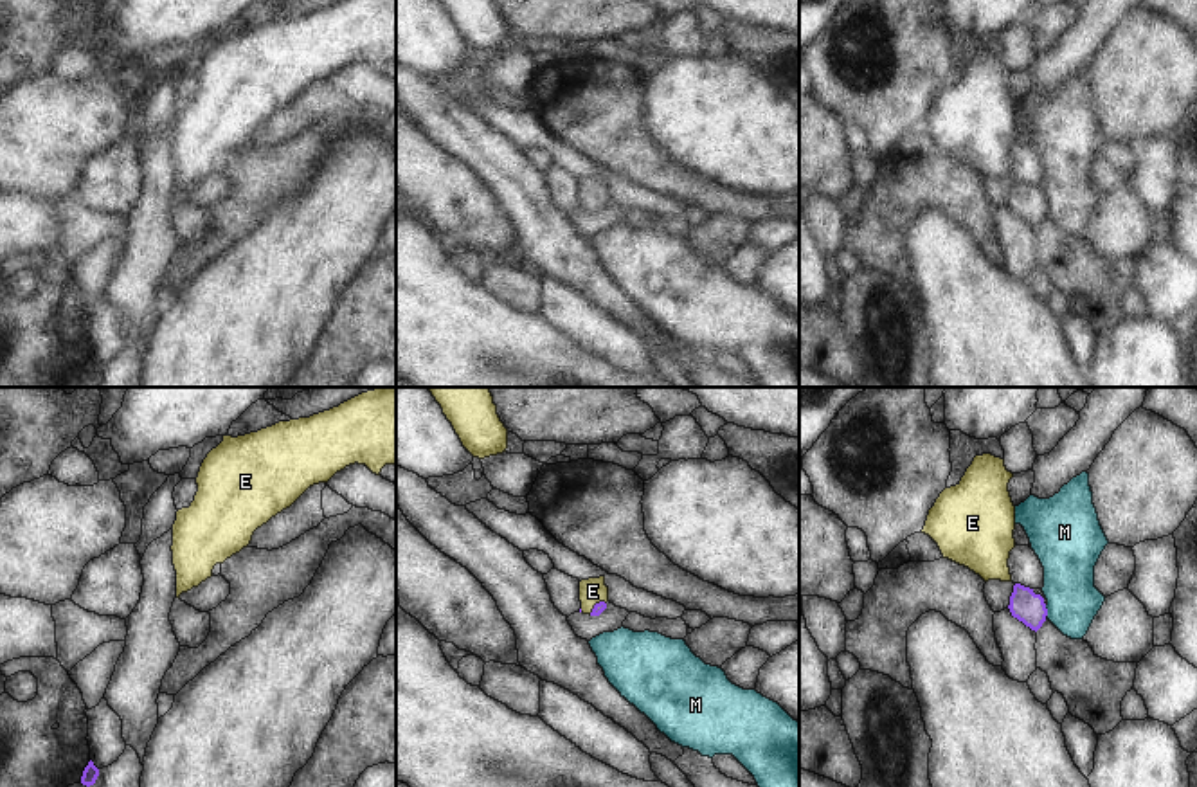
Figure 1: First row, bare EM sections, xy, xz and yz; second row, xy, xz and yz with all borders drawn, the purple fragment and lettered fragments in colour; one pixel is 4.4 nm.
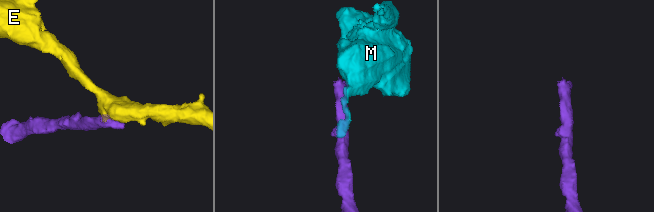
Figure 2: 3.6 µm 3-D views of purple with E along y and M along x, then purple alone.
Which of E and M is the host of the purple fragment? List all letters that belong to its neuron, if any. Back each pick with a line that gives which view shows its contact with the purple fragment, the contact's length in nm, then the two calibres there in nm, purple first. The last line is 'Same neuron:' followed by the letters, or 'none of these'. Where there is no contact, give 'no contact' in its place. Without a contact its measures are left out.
E: meets purple in xz; contact 90 nm long; 50 nm thick on the purple side, 120 nm on the other
Same neuron: E

